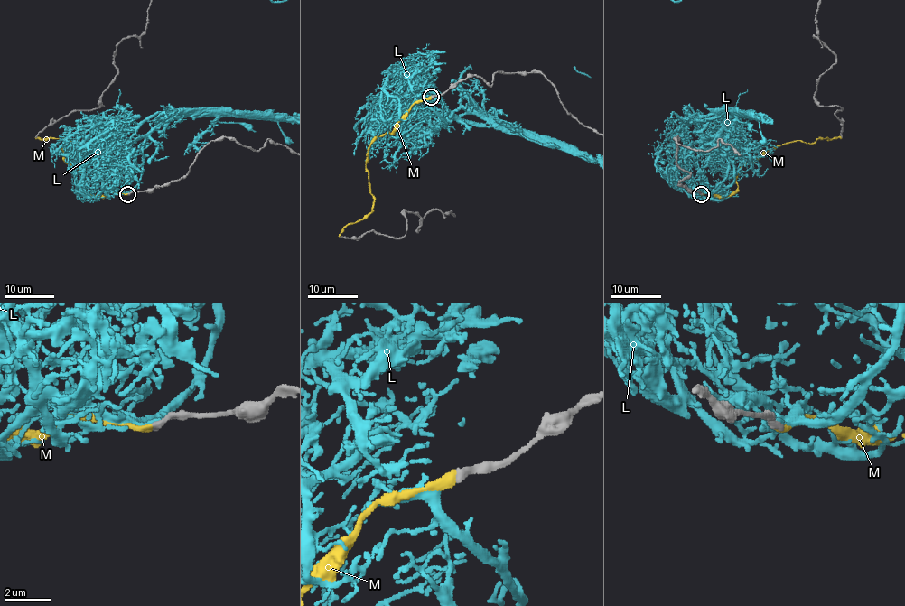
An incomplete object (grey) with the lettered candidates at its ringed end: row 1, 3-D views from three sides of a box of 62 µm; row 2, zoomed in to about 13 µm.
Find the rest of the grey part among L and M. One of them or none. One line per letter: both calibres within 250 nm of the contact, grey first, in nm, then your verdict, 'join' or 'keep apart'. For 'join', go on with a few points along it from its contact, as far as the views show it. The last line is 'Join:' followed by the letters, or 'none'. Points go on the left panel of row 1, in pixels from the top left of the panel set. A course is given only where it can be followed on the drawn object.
L: 360 nm thick on the grey side, 140 nm on the other; keep apart
M: 340 nm thick on the grey side, 360 nm on the other; join
Join: M

